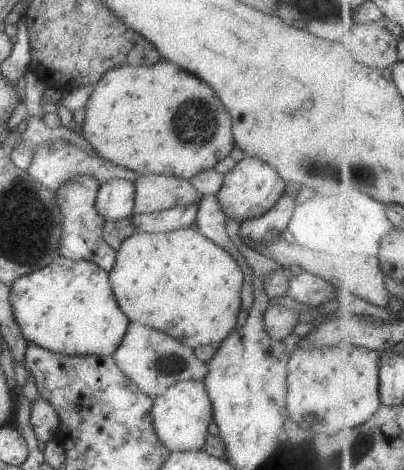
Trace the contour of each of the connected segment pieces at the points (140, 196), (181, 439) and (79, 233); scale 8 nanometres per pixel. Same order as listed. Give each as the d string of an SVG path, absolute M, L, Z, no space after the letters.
M137 175L134 182L133 214L156 213L173 207L200 204L203 198L188 179L165 175Z
M187 379L176 382L166 388L161 396L156 396L152 400L151 409L152 423L154 433L157 435L158 441L165 446L168 451L201 451L209 436L207 426L212 422L212 404L207 396L202 381Z
M79 175L55 190L56 203L62 214L58 253L72 261L93 262L105 272L109 272L113 268L116 251L102 237L102 228L106 220L95 210L98 185L89 175Z

